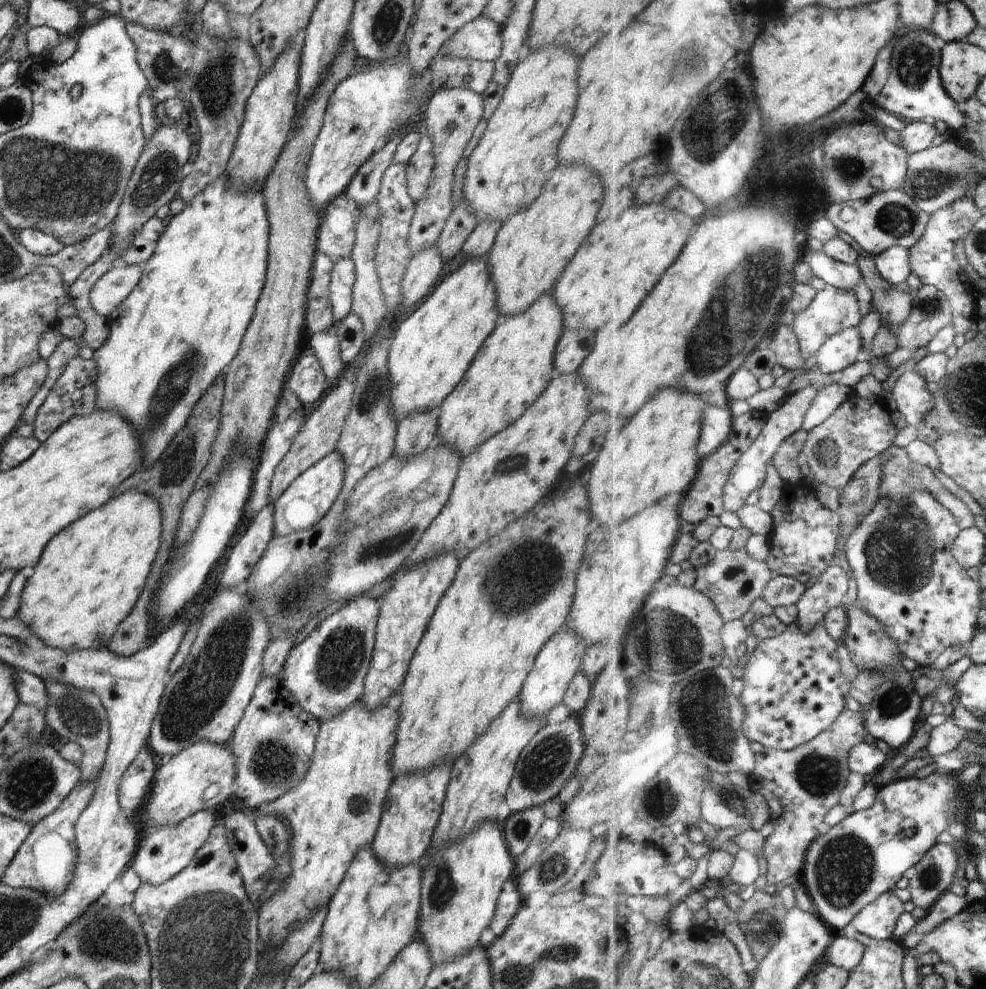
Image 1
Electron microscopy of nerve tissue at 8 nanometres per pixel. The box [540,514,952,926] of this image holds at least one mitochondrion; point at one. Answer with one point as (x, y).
(845, 868)

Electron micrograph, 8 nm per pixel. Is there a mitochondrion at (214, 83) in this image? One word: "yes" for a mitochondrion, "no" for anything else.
yes

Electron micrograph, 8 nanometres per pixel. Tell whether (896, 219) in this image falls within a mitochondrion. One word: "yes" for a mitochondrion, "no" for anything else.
yes

